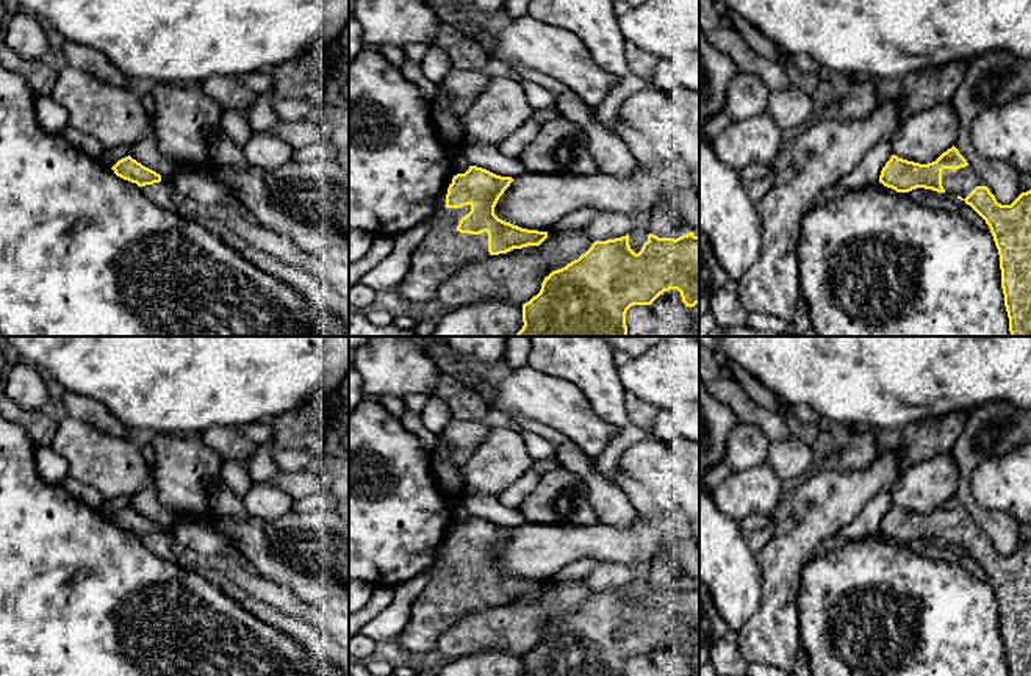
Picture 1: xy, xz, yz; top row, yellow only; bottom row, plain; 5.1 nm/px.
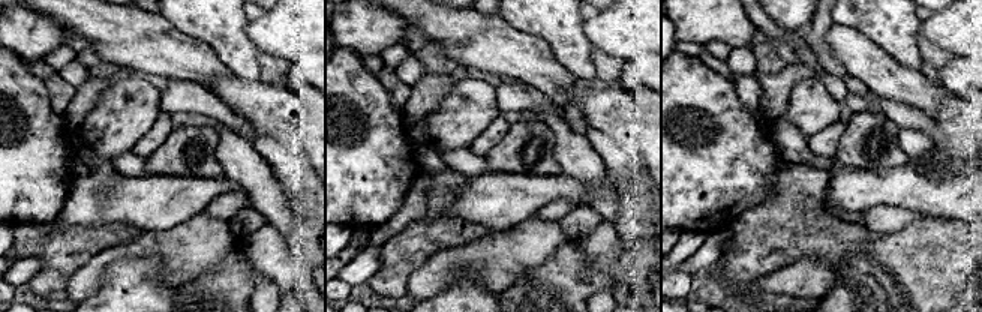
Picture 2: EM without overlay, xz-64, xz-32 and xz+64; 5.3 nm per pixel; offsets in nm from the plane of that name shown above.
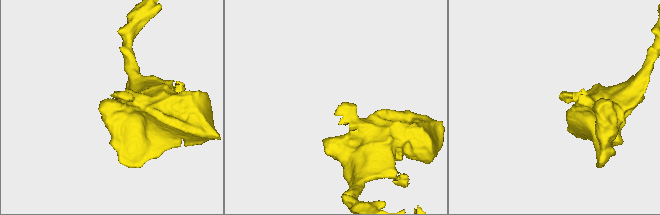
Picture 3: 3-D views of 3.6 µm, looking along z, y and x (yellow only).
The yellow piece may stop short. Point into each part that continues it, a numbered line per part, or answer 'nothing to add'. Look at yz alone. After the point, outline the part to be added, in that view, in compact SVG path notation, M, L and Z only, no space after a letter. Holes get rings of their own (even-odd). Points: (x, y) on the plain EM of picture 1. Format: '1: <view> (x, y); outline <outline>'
1: yz (961, 532); outline M968 515L961 520L943 520L942 537L947 545L965 549L976 537L986 537L976 521Z

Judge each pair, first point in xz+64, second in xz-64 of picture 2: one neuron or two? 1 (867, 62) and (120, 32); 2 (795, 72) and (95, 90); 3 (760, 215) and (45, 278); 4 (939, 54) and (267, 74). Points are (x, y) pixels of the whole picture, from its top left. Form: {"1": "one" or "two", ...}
{"1": "one", "2": "one", "3": "one", "4": "one"}

